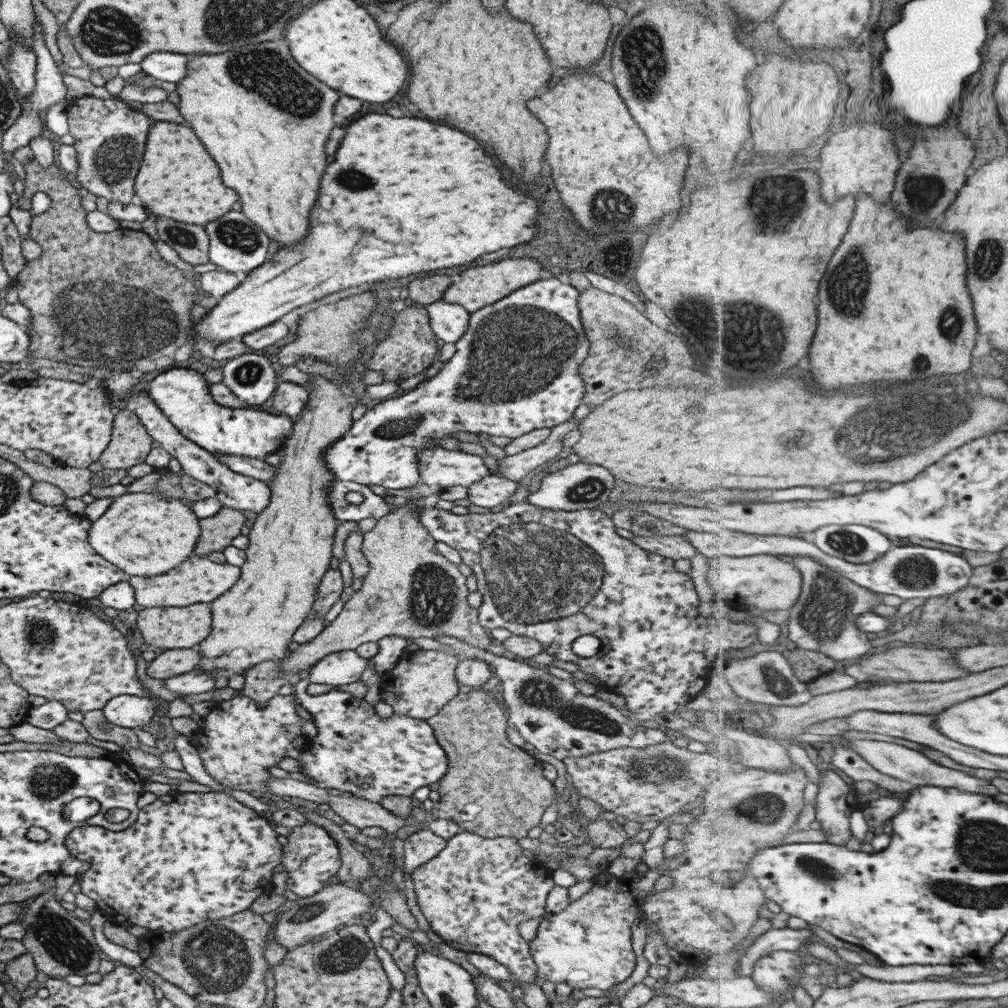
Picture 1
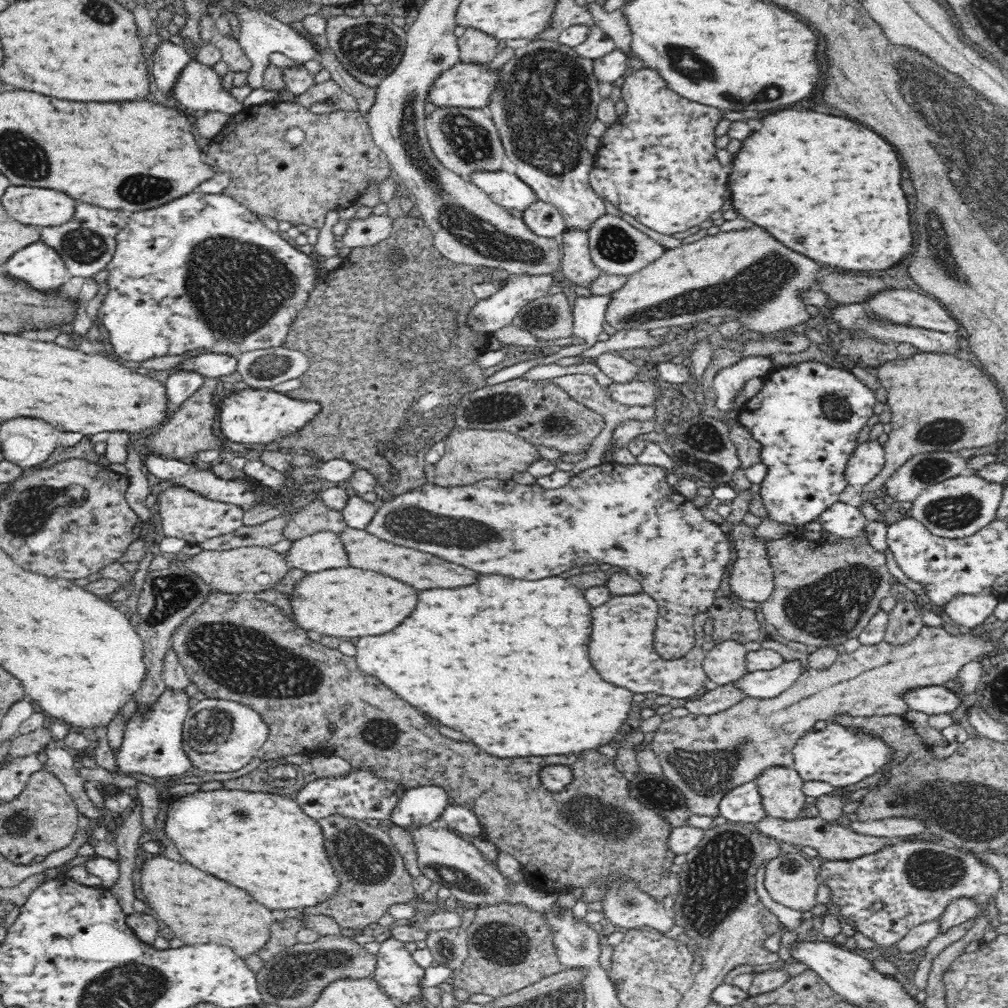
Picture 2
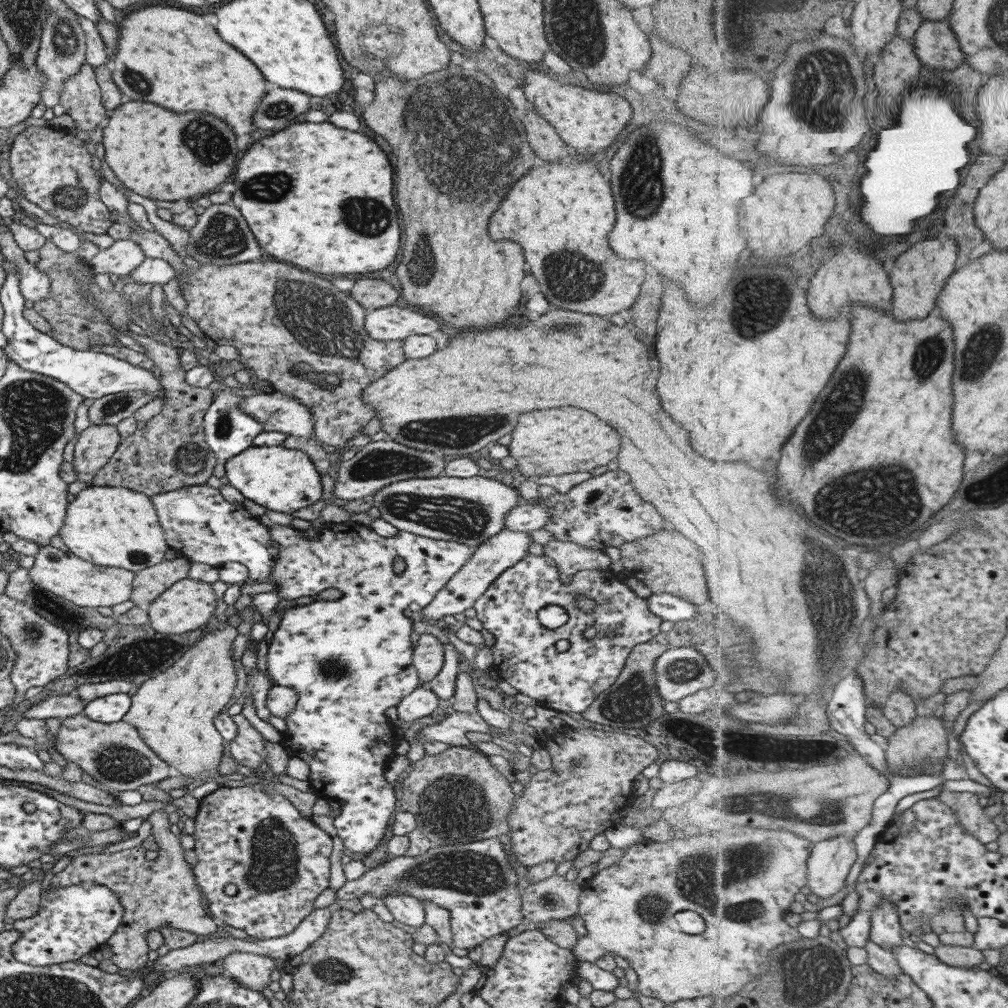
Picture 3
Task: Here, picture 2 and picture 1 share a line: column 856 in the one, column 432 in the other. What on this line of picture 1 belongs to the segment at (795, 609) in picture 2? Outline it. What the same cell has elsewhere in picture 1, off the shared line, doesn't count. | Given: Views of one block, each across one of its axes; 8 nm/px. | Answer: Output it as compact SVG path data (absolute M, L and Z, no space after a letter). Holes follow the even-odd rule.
M403 499L397 500L399 505L394 507L391 510L391 513L384 515L381 519L377 520L376 525L370 531L363 533L363 543L362 543L362 552L365 554L365 557L368 559L370 570L365 574L363 578L363 584L360 586L360 589L353 593L344 604L342 611L330 622L330 624L316 635L310 642L300 644L292 642L289 645L291 649L290 654L285 656L280 660L279 664L279 674L285 674L286 678L290 677L297 672L302 672L303 670L310 670L315 664L318 664L325 656L332 654L336 651L340 652L341 650L355 650L357 646L360 646L362 643L366 642L377 642L380 638L384 636L401 636L407 639L419 636L425 636L426 638L435 638L438 635L451 636L464 642L470 643L472 646L484 649L490 646L492 638L488 636L488 630L486 627L483 627L479 623L478 613L479 609L472 608L467 601L467 596L470 594L466 587L466 577L458 571L458 565L450 562L436 547L436 540L430 536L428 530L424 528L424 525L420 522L419 517L419 507L416 505L416 499Z

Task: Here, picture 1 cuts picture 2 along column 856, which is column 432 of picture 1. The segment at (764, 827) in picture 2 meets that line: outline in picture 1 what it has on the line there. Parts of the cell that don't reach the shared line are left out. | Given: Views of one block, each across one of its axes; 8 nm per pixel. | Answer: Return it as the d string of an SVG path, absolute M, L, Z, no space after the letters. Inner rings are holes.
M429 828L416 831L403 841L405 870L410 876L418 866L434 858L447 843L447 839L436 836Z

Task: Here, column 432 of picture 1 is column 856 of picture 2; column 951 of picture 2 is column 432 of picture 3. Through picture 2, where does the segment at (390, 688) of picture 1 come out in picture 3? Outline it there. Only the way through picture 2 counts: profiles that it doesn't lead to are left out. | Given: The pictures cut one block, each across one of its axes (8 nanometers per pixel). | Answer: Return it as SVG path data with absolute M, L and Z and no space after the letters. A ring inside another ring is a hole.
M423 633L413 648L413 665L416 667L420 685L430 682L445 661L445 645L434 635Z

